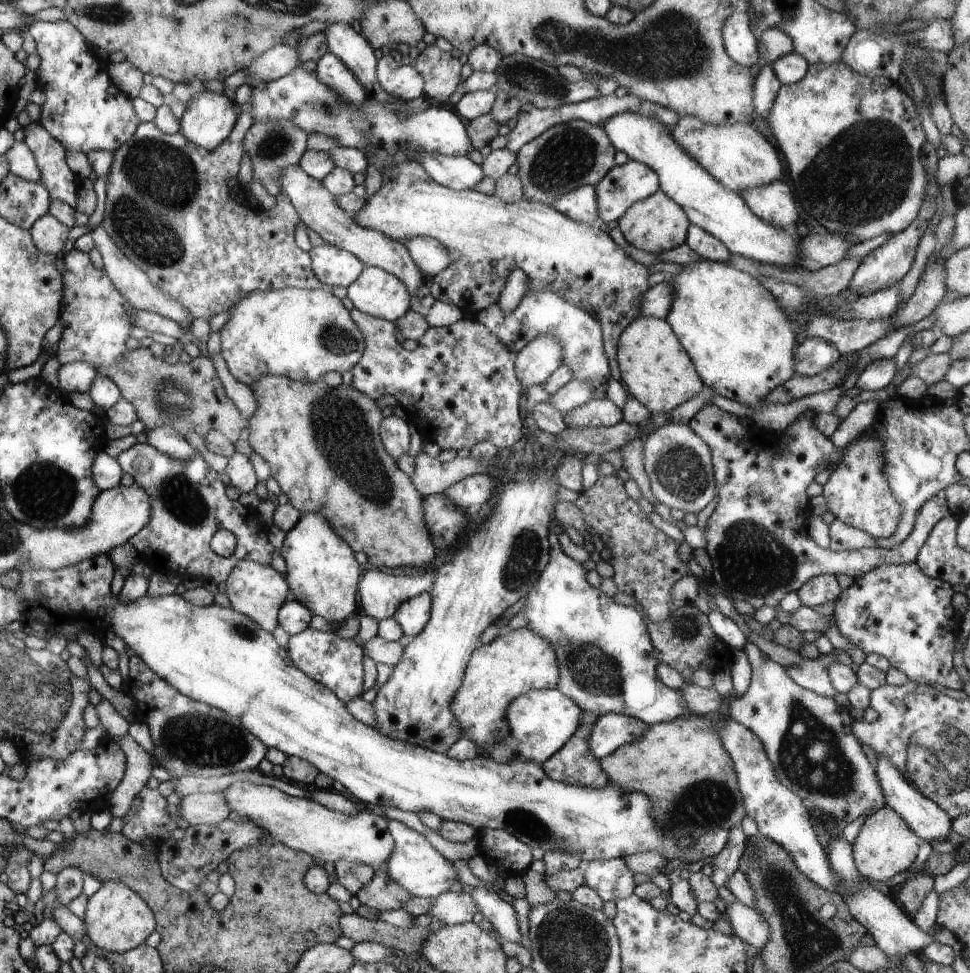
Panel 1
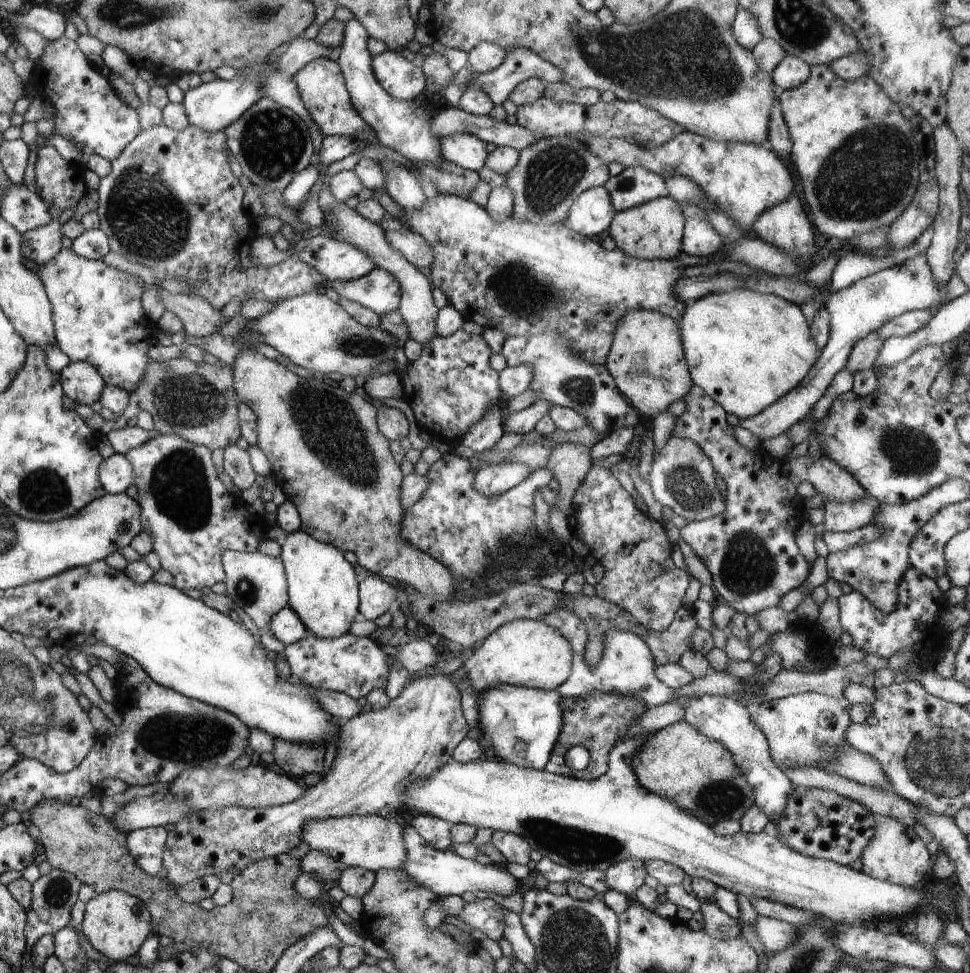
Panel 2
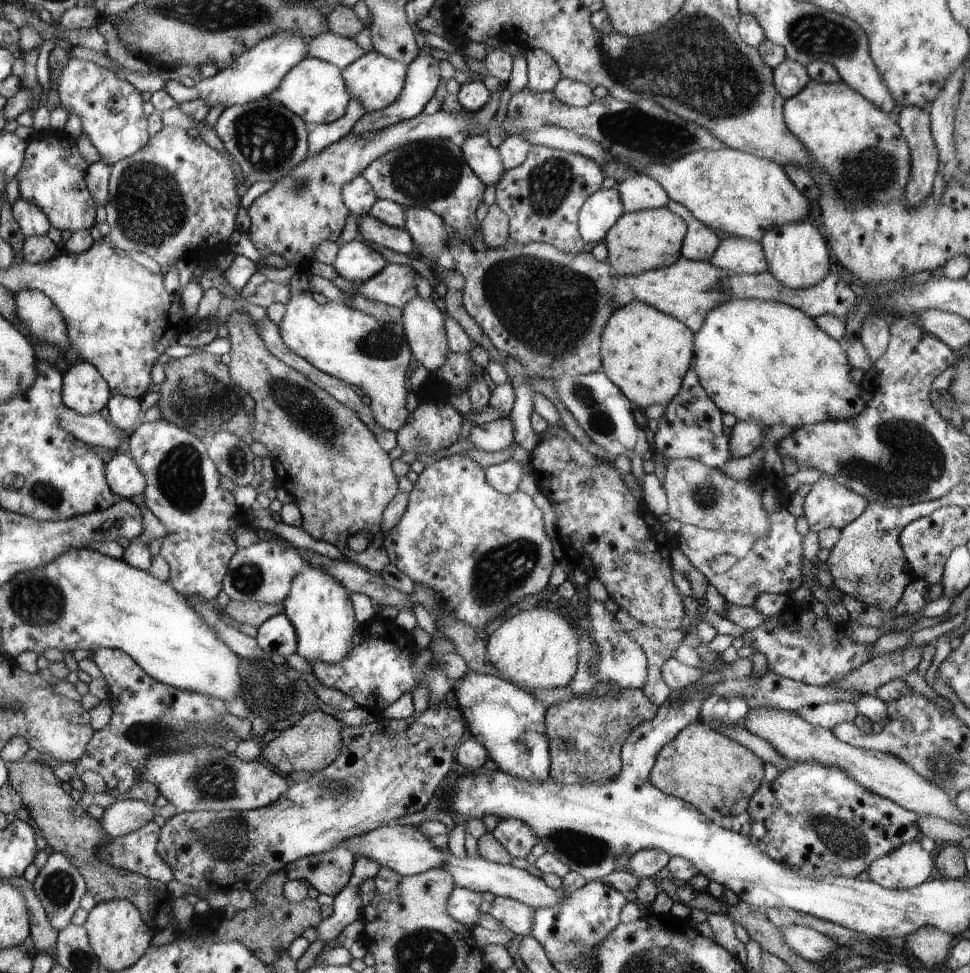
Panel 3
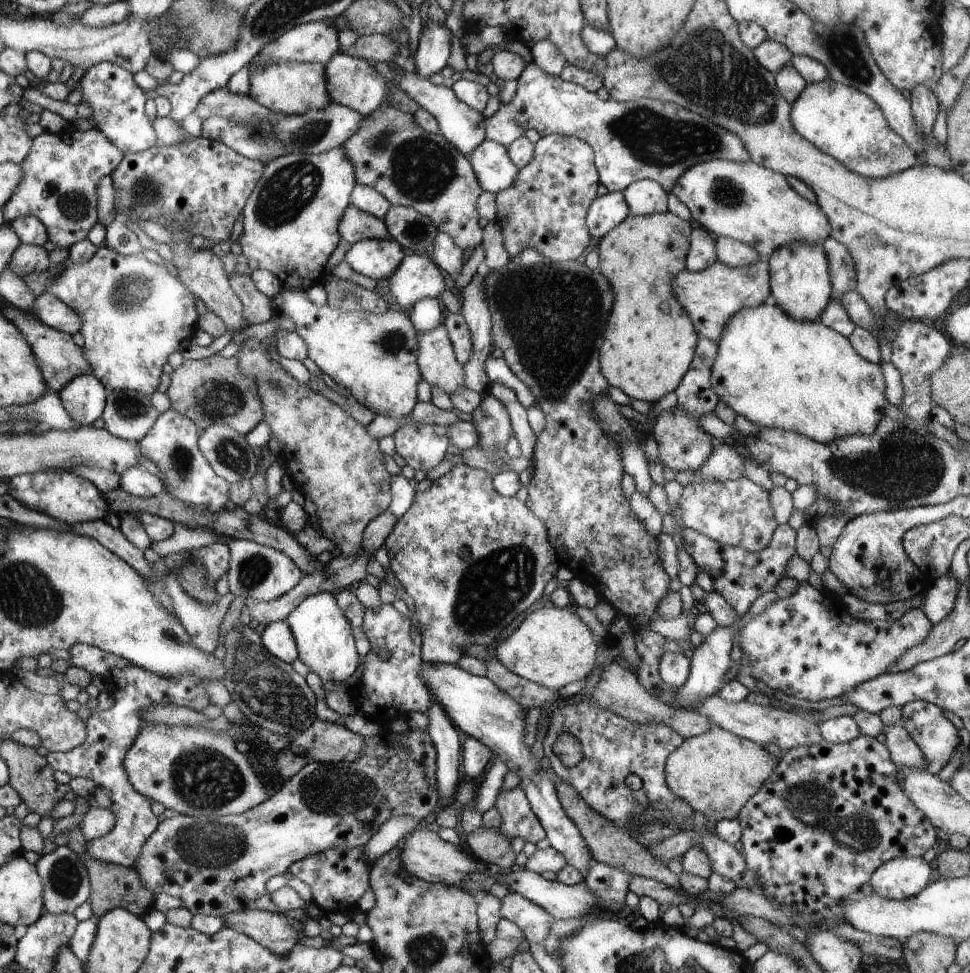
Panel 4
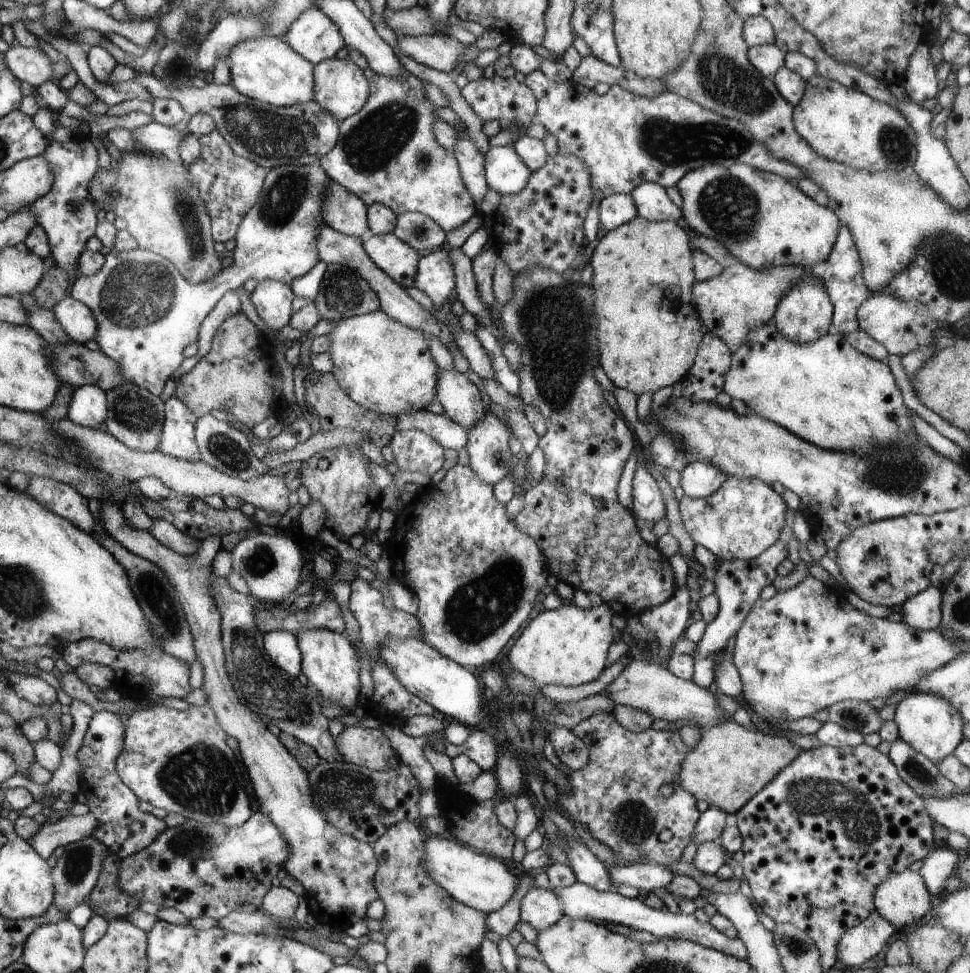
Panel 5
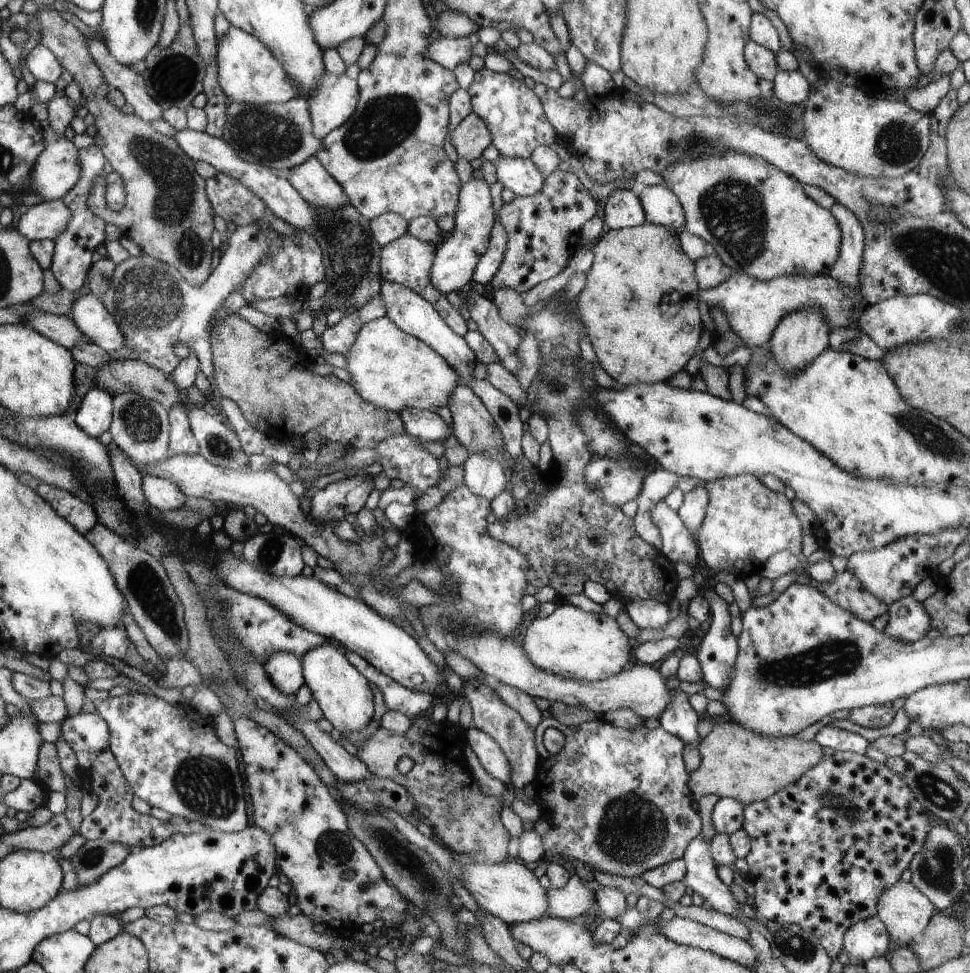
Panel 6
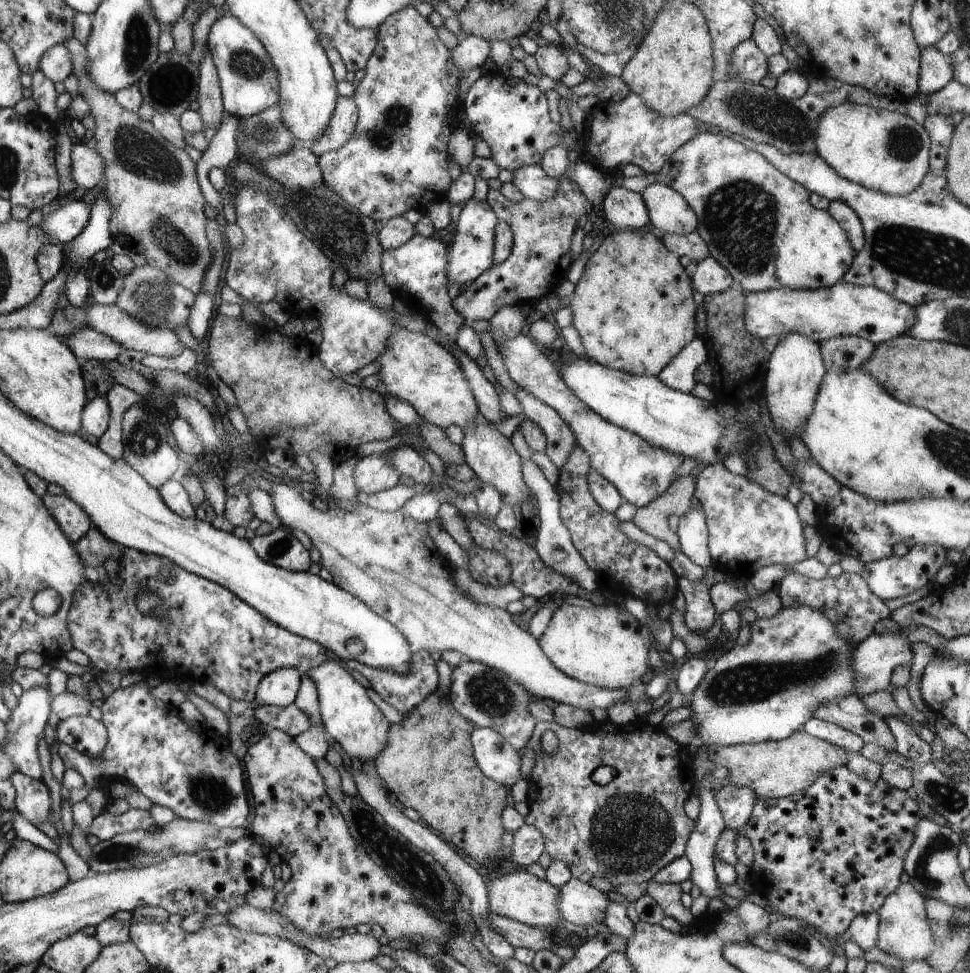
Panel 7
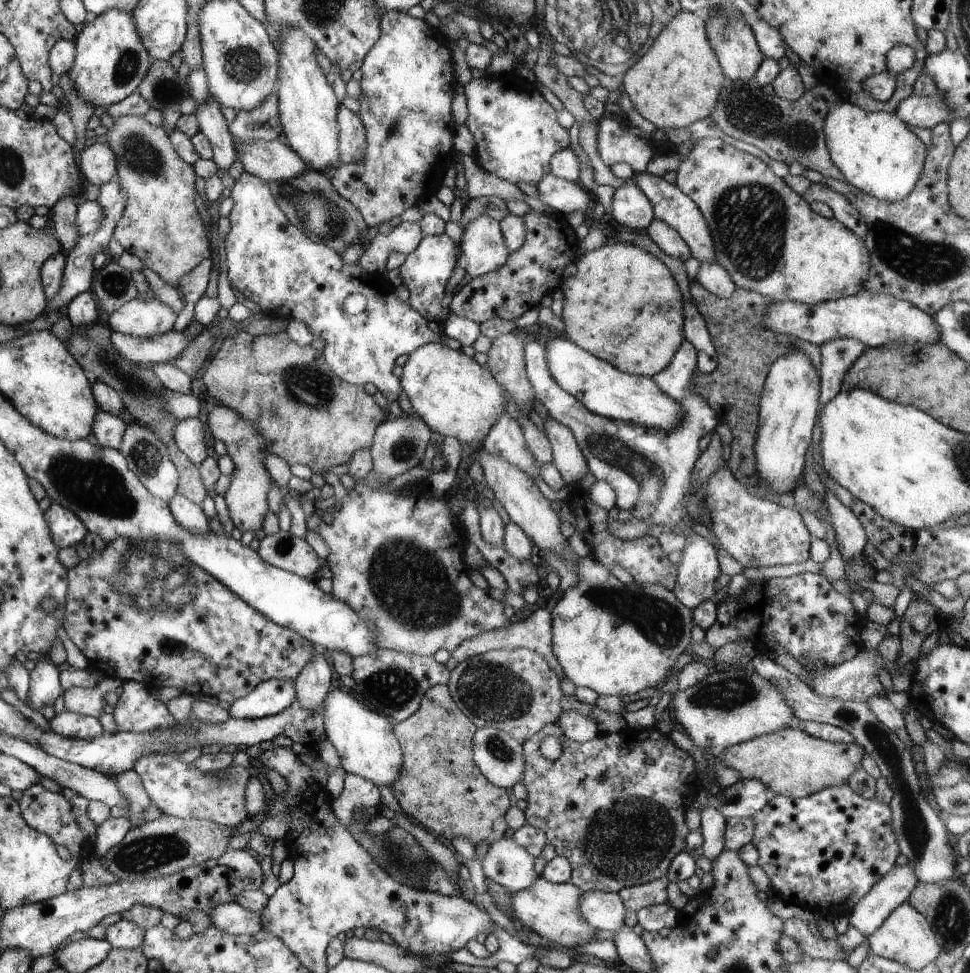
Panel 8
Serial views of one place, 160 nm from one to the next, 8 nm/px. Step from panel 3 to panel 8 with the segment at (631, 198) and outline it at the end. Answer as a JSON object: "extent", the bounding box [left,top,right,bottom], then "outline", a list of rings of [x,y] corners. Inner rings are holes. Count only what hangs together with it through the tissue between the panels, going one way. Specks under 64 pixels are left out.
{"extent":[633,171,718,263],"outline":[[[644,171],[643,173],[635,173],[633,178],[635,179],[635,185],[652,203],[655,218],[660,219],[680,233],[680,236],[684,239],[684,242],[687,242],[691,250],[691,256],[702,263],[718,263],[710,227],[696,203],[692,202],[692,199],[686,196],[676,184],[668,183],[663,176],[657,177],[651,175],[648,171]]]}

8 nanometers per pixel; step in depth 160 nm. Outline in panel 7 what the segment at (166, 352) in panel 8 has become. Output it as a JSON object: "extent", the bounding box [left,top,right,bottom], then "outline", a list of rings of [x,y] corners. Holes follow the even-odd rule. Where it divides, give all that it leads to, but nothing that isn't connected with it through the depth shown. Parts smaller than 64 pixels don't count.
{"extent":[62,327,125,363],"outline":[[[88,327],[69,333],[62,340],[84,361],[90,359],[105,363],[116,361],[118,355],[125,349],[116,339]]]}

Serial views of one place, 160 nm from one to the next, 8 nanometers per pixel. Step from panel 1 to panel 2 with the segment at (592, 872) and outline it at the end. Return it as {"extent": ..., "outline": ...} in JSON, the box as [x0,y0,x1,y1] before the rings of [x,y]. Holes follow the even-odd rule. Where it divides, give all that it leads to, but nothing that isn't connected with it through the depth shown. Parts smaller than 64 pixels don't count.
{"extent":[604,859,648,896],"outline":[[[626,859],[609,866],[604,874],[611,890],[630,896],[631,892],[644,885],[648,871],[643,860]]]}

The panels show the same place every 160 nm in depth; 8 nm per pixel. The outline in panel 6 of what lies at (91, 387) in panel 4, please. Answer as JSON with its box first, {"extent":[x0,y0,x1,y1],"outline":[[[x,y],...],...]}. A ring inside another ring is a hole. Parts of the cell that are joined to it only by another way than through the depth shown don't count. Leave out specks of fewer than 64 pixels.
{"extent":[73,386,113,439],"outline":[[[94,386],[83,396],[73,413],[79,427],[92,438],[98,439],[112,424],[113,396]]]}

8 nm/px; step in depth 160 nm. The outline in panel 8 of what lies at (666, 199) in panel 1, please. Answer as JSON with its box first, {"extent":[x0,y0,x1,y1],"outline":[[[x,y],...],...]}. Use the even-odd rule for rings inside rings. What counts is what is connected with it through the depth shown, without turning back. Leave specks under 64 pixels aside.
{"extent":[561,243,685,378],"outline":[[[616,243],[602,245],[576,260],[576,274],[565,277],[561,284],[564,294],[562,314],[563,334],[580,348],[609,362],[631,375],[651,378],[674,358],[685,341],[683,335],[683,296],[670,270],[652,253],[636,245]]]}

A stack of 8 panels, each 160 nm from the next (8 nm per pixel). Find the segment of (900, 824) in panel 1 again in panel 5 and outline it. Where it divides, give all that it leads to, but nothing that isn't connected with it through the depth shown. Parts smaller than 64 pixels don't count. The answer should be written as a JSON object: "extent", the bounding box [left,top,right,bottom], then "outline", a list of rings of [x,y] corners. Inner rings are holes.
{"extent":[873,869,932,935],"outline":[[[906,869],[900,873],[890,873],[876,886],[873,898],[875,909],[897,930],[898,935],[904,933],[905,930],[910,931],[907,926],[920,922],[932,909],[932,895],[923,882],[924,879],[918,872]]]}

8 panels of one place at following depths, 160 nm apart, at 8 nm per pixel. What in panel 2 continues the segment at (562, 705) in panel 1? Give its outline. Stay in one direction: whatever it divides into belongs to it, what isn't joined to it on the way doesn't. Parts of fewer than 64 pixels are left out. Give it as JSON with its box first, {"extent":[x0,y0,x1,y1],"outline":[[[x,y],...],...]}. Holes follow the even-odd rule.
{"extent":[478,685,563,770],"outline":[[[496,685],[478,697],[479,728],[491,755],[527,769],[543,770],[559,738],[563,721],[558,691]]]}

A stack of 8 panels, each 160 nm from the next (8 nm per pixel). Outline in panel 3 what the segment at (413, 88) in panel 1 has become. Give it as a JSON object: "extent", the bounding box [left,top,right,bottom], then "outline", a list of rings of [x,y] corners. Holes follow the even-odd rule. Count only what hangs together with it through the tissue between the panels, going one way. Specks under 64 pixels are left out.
{"extent":[343,52,408,112],"outline":[[[366,52],[343,71],[344,83],[349,95],[356,98],[367,112],[375,112],[391,106],[400,97],[407,82],[408,64],[387,58],[378,52]]]}

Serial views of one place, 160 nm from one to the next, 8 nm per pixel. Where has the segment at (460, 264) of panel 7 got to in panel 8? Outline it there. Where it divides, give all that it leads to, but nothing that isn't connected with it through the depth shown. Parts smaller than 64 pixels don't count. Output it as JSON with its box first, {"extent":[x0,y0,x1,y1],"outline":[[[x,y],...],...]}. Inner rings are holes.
{"extent":[461,216,511,278],"outline":[[[487,216],[473,220],[463,230],[461,241],[465,272],[472,278],[496,272],[511,256],[499,221]]]}

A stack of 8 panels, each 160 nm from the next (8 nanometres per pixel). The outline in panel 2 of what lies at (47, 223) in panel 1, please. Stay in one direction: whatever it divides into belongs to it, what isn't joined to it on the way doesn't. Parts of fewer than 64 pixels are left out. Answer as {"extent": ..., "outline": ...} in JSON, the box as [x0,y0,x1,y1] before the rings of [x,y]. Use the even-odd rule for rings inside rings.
{"extent":[23,219,62,265],"outline":[[[52,219],[50,224],[23,234],[23,255],[29,261],[43,265],[58,256],[62,249],[62,226]]]}

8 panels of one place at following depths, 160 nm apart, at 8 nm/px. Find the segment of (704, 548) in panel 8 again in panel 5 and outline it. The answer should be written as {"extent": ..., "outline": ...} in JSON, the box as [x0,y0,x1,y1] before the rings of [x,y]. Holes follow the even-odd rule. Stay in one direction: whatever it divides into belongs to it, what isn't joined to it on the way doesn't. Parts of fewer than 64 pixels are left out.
{"extent":[681,461,729,499],"outline":[[[696,461],[688,463],[681,473],[681,487],[691,499],[705,499],[716,492],[729,477],[716,467]]]}

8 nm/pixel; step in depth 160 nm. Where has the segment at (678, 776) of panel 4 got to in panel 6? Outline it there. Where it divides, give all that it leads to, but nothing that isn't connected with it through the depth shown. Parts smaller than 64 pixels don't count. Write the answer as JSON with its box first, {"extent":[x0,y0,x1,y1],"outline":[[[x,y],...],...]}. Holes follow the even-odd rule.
{"extent":[688,719,826,805],"outline":[[[724,719],[722,723],[716,723],[710,733],[698,743],[697,749],[701,756],[700,768],[697,768],[695,773],[689,774],[688,786],[694,800],[699,800],[701,796],[707,794],[717,794],[721,798],[735,798],[745,805],[754,801],[763,801],[790,783],[795,783],[807,770],[814,768],[826,756],[822,748],[823,746],[814,739],[806,741],[797,738],[796,735],[784,738],[767,737],[746,730],[734,721]]]}

